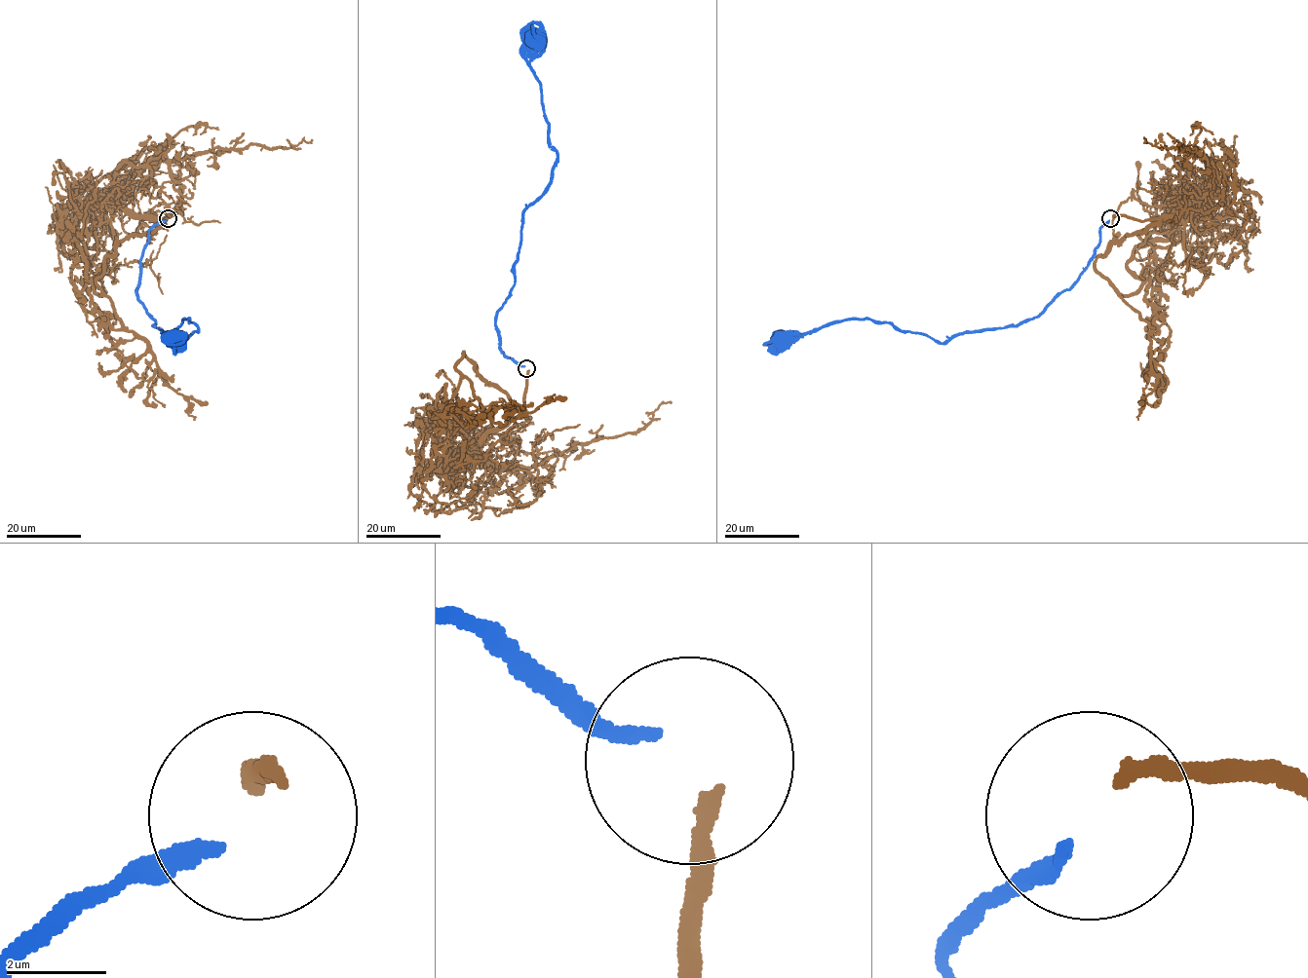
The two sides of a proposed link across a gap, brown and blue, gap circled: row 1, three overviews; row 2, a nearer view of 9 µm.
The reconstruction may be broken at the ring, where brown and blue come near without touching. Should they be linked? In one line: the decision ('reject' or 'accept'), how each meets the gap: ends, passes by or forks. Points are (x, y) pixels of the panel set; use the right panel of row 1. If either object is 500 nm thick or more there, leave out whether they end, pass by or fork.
accept; brown ends there; blue ends there

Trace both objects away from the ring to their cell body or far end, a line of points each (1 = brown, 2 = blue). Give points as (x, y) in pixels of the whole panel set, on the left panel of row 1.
1: (170, 216), (117, 244), (96, 282), (119, 320), (146, 343), (124, 364), (165, 407)
2: (166, 220), (148, 232), (137, 299), (172, 342), (197, 331), (189, 318), (171, 334), (177, 342)

